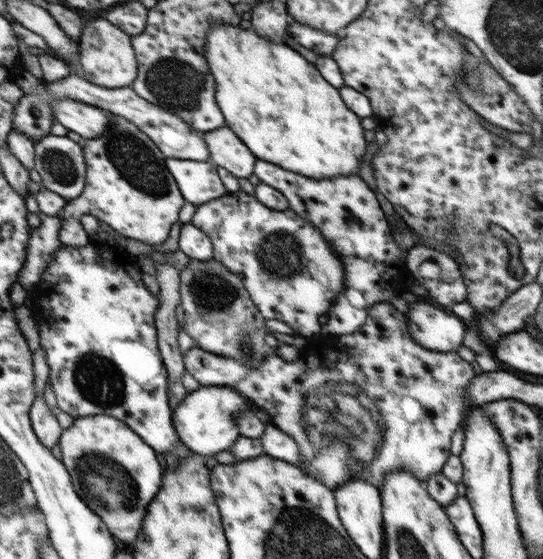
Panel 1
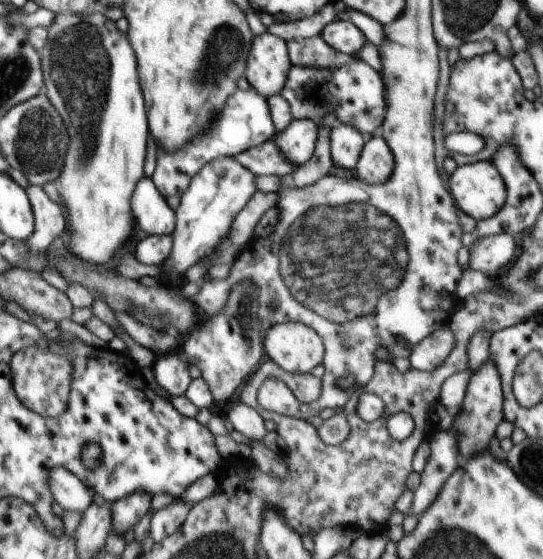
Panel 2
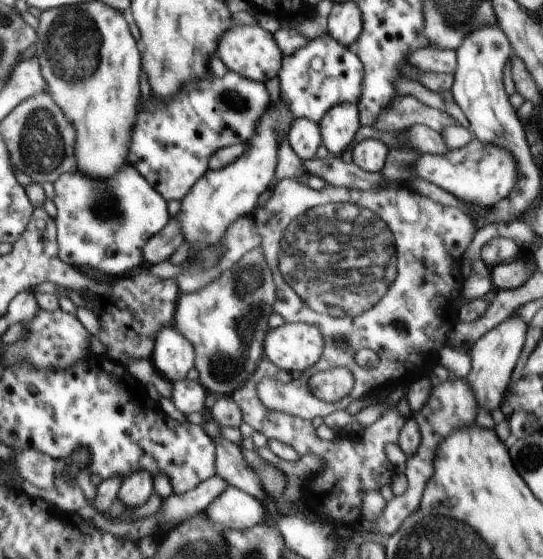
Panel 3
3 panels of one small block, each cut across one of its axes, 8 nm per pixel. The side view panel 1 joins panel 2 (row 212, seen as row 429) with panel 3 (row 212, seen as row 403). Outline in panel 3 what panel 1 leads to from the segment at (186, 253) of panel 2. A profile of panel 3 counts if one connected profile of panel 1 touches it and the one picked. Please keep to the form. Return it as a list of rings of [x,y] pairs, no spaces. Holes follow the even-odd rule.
[[[281,98],[271,102],[270,108],[258,120],[256,134],[245,142],[244,154],[223,169],[208,169],[182,198],[176,220],[180,224],[184,240],[190,244],[190,249],[203,249],[218,244],[230,224],[255,209],[260,194],[271,188],[270,182],[278,164],[278,146],[287,138],[293,120],[288,106]]]

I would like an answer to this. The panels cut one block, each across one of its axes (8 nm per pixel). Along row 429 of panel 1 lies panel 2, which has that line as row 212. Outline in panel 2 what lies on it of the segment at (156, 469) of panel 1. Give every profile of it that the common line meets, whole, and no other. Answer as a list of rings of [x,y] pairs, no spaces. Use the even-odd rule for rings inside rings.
[[[100,12],[89,15],[55,15],[52,26],[48,28],[49,40],[46,46],[36,51],[40,55],[45,90],[54,108],[62,112],[62,120],[68,126],[69,135],[72,137],[68,154],[65,156],[64,171],[58,179],[58,204],[62,204],[62,212],[66,212],[68,220],[68,249],[83,262],[101,265],[108,260],[114,260],[118,250],[134,234],[134,214],[130,200],[137,191],[138,183],[144,178],[142,168],[148,146],[146,106],[138,82],[136,54],[128,36],[116,28],[116,23]]]

